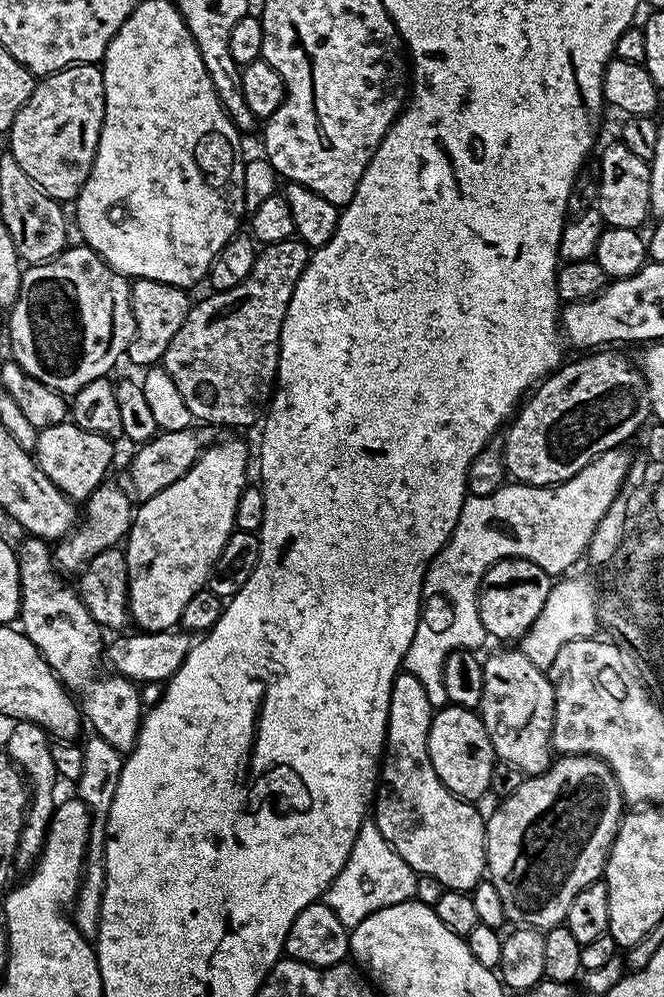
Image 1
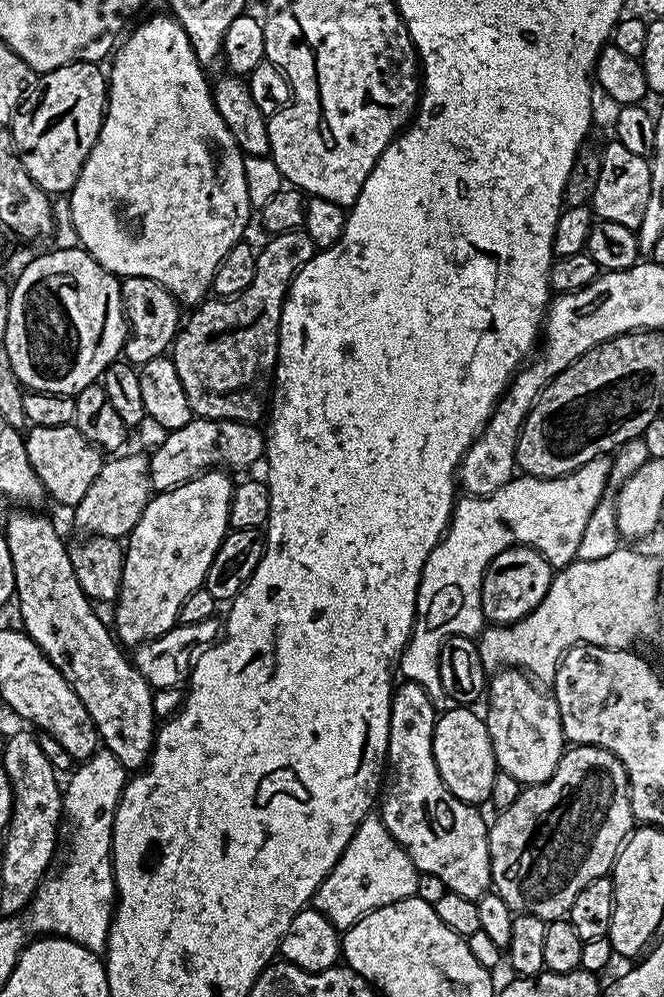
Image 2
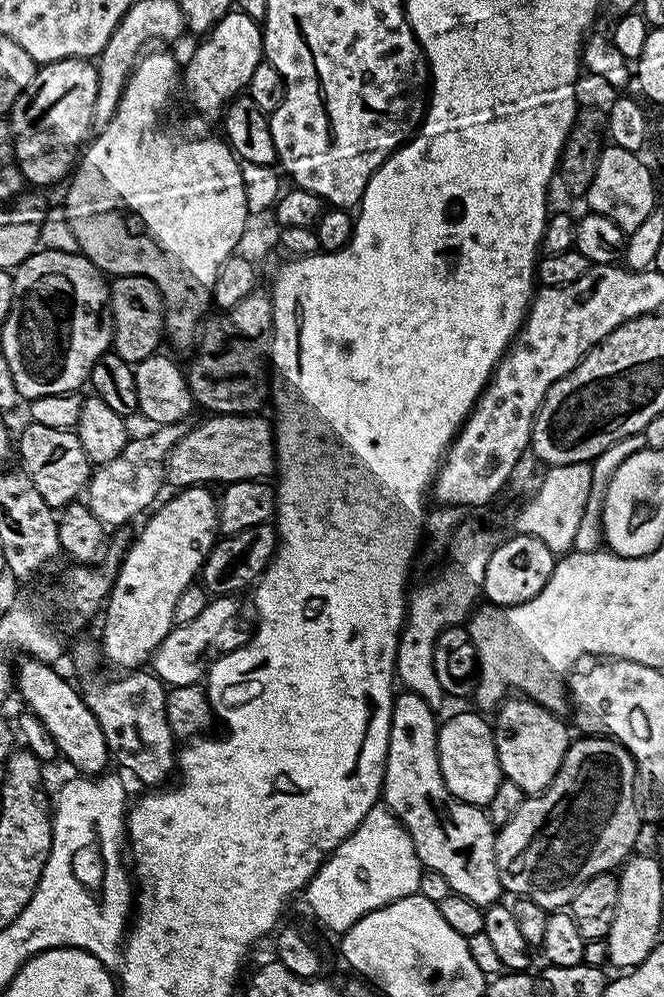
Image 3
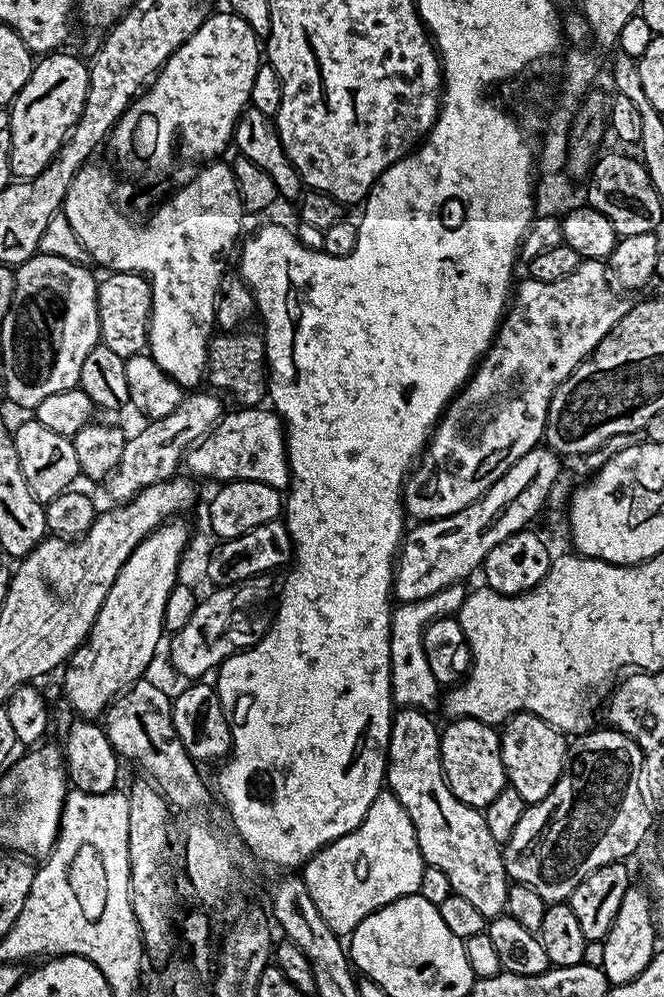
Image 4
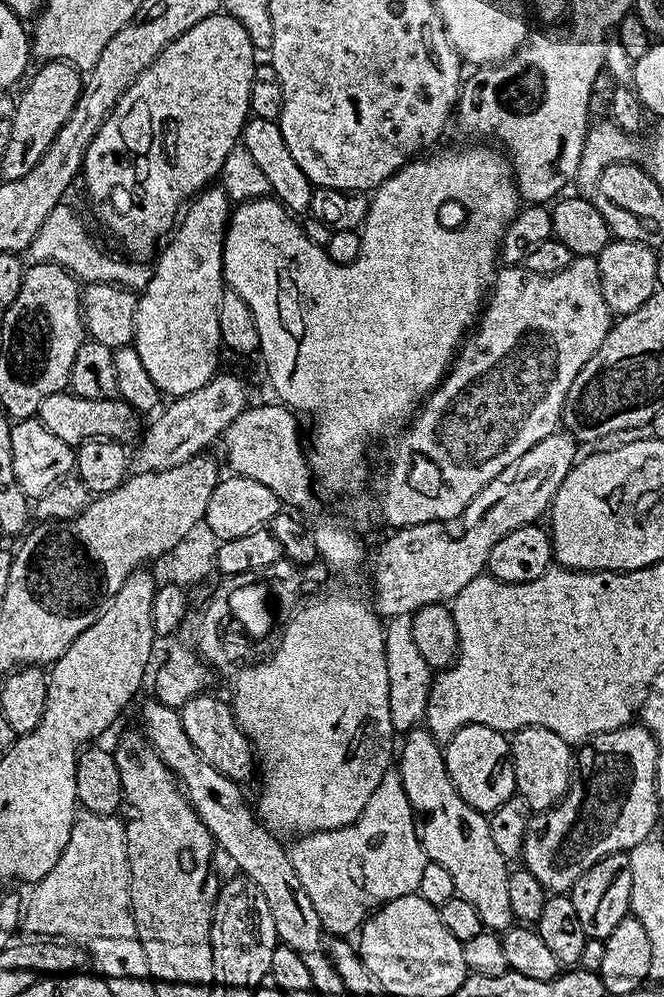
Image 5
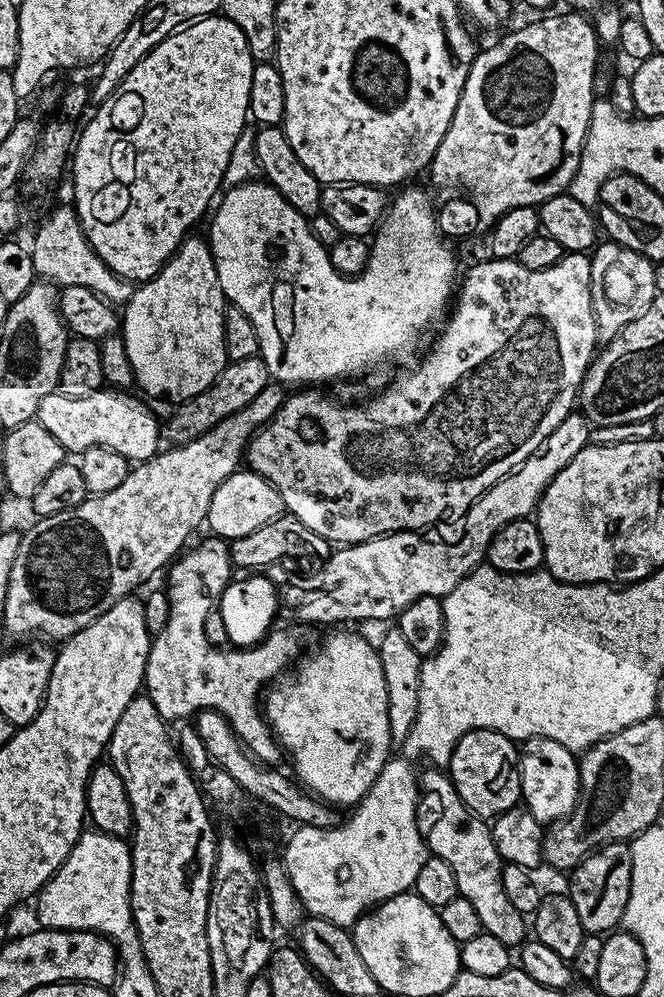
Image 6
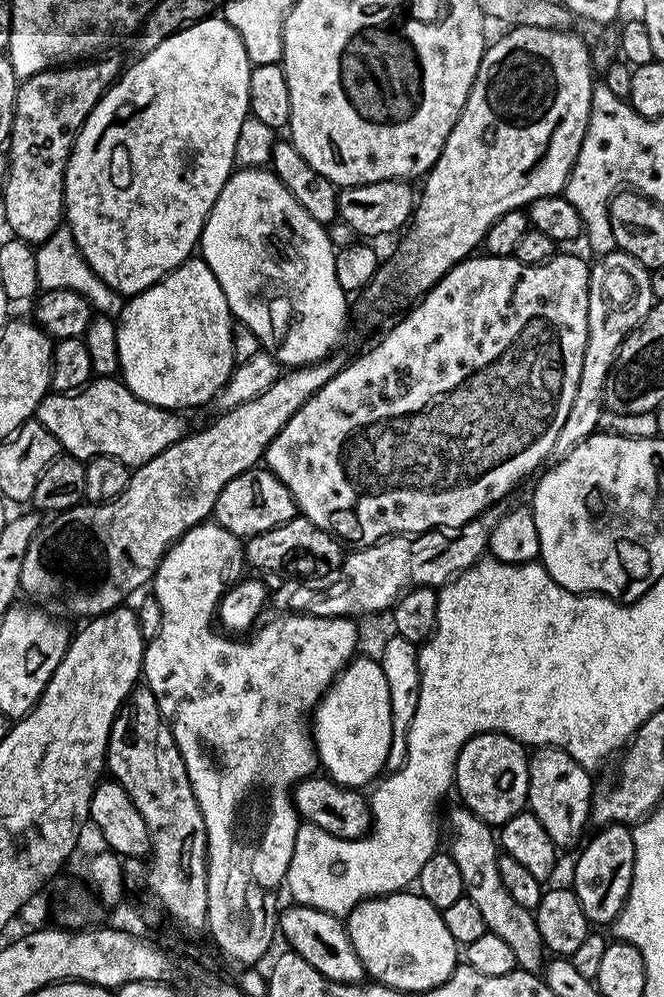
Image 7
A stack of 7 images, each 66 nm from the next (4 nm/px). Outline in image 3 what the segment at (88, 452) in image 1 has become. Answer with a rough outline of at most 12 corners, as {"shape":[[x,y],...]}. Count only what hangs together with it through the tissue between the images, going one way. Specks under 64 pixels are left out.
{"shape":[[31,422],[19,467],[53,510],[87,489],[94,466],[75,431]]}

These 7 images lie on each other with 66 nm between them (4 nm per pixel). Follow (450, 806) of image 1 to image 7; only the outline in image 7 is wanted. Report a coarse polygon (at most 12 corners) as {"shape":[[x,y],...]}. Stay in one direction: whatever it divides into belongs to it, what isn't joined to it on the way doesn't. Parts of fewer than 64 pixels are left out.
{"shape":[[467,808],[448,816],[464,894],[517,969],[546,963],[533,909],[510,898],[493,829]]}

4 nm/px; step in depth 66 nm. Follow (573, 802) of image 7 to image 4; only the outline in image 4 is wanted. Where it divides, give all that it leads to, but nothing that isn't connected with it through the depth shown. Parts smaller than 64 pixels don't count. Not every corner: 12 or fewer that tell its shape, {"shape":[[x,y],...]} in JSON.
{"shape":[[542,718],[502,725],[508,784],[530,805],[554,790],[570,744]]}

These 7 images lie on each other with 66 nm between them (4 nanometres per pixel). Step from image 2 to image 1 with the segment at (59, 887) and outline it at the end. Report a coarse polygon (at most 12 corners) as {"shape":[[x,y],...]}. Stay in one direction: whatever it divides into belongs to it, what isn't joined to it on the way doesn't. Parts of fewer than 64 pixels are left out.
{"shape":[[101,736],[83,741],[75,795],[92,814],[76,895],[81,934],[100,929],[110,802],[124,756]]}

